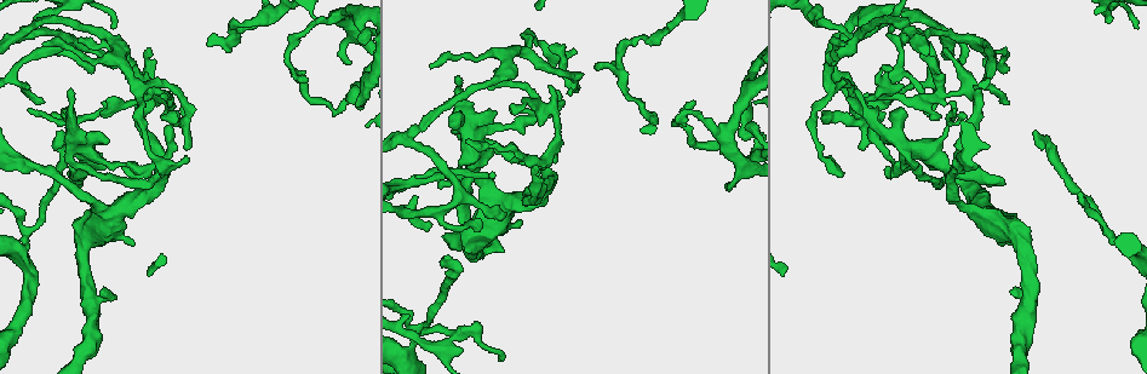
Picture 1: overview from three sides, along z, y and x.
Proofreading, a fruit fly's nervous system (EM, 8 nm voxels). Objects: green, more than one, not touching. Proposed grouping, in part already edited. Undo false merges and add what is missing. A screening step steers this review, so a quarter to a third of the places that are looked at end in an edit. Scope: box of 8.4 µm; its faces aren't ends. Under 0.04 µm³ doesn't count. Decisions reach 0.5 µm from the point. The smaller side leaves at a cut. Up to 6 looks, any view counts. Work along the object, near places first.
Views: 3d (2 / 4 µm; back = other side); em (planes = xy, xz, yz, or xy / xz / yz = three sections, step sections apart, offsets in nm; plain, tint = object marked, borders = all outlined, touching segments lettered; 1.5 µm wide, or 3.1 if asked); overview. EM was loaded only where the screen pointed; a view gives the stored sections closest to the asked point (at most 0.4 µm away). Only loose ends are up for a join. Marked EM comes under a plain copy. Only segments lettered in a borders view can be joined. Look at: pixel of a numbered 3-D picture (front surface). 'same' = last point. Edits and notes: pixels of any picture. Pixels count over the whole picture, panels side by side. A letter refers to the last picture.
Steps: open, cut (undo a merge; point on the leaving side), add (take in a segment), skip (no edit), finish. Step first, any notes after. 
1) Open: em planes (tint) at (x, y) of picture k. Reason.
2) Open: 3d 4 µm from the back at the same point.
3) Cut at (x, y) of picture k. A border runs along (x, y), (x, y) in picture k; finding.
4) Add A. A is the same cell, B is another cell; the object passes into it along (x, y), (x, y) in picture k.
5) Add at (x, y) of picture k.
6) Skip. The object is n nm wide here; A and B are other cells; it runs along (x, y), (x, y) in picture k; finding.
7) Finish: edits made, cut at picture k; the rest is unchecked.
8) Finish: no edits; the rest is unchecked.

Open: em xy step 8 (tint) at (445, 258) of picture 1.

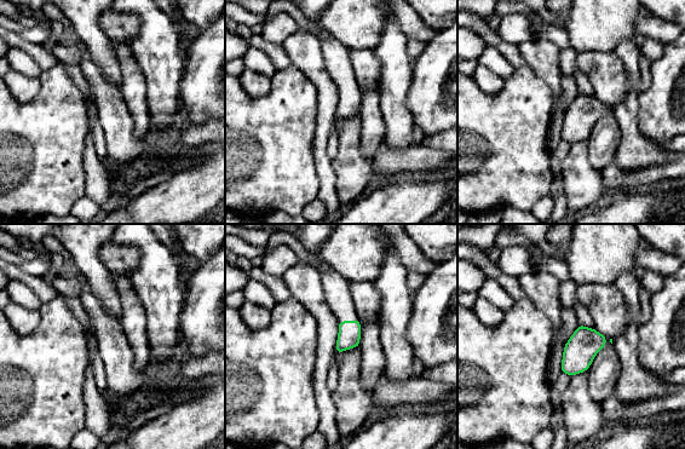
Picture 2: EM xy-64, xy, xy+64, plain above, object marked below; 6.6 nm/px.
Open: em planes (borders) at the same point. Cut it another way.

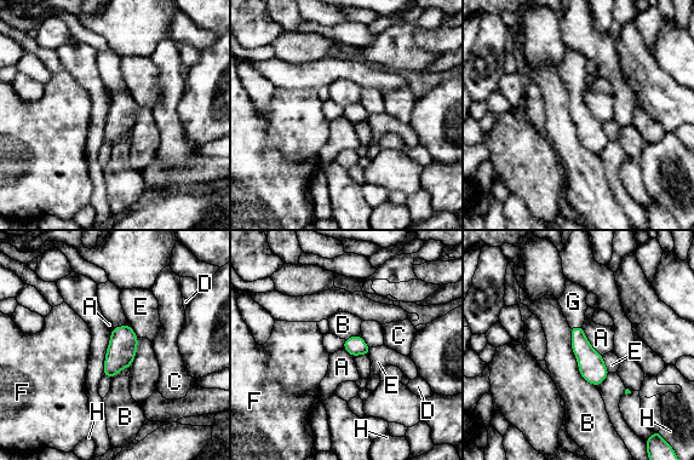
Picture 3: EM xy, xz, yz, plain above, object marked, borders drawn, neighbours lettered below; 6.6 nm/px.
Add G. G is the same cell, A, B, C, D, E, F and H are other cells; the object passes into it along (121, 350), (120, 327), (108, 293) in picture 3; it goes on there.

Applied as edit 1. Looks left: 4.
Open: 3d 4 µm at (905, 166) of picture 1. A narrow waist.

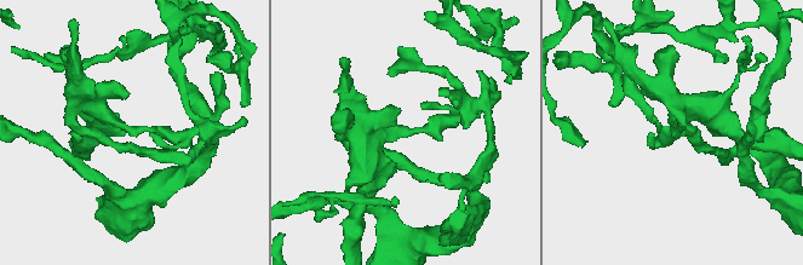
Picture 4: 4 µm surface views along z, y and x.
Open: em planes (tint) at (148, 129) of picture 4. Now the EM.

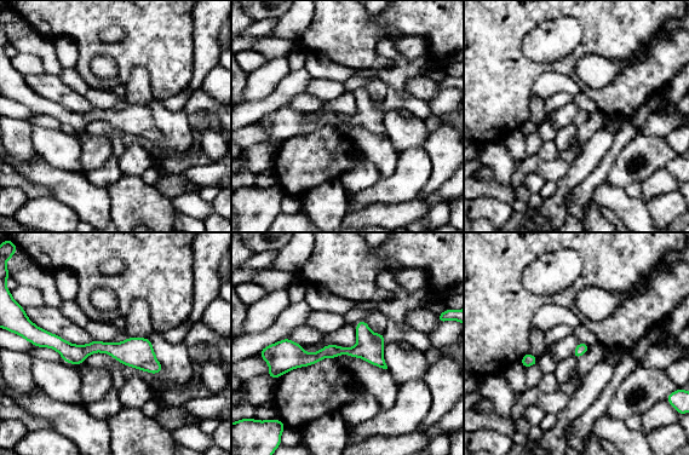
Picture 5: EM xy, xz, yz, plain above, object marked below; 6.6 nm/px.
Open: em planes (borders) at the same point.

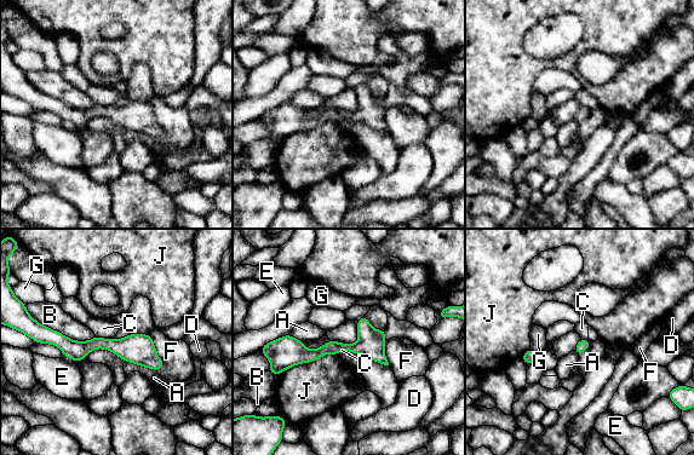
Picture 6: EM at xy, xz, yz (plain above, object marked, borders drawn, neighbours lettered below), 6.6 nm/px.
Skip. The object is 80 nm wide here; A, B, C, D, E, F, G and J are other cells; a border runs along (125, 361), (152, 368), (155, 372) in picture 6; continuous, no second neuron.

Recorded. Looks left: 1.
Finish: edits made, add at picture 3; the rest is unchecked.

